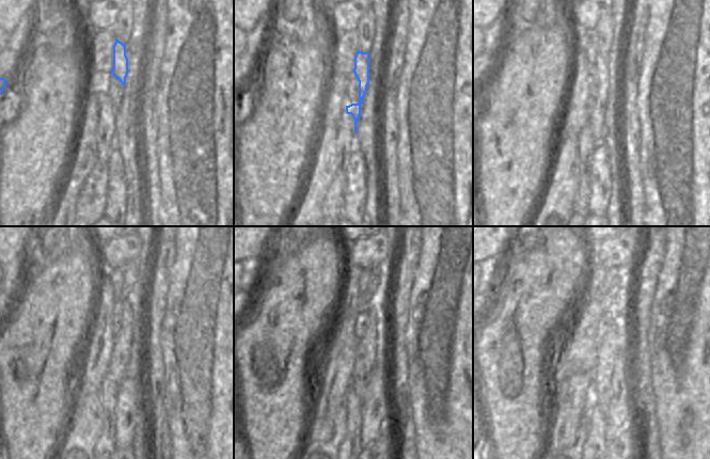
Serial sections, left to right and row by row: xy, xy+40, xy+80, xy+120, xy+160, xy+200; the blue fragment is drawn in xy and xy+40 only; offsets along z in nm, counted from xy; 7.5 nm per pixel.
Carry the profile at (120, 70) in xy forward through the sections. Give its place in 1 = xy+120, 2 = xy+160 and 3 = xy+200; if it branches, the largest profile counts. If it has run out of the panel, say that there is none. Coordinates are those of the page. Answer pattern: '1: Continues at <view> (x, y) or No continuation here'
1: Continues at xy+120 (121, 352)
2: Continues at xy+160 (365, 354)
3: Continues at xy+200 (601, 375).

